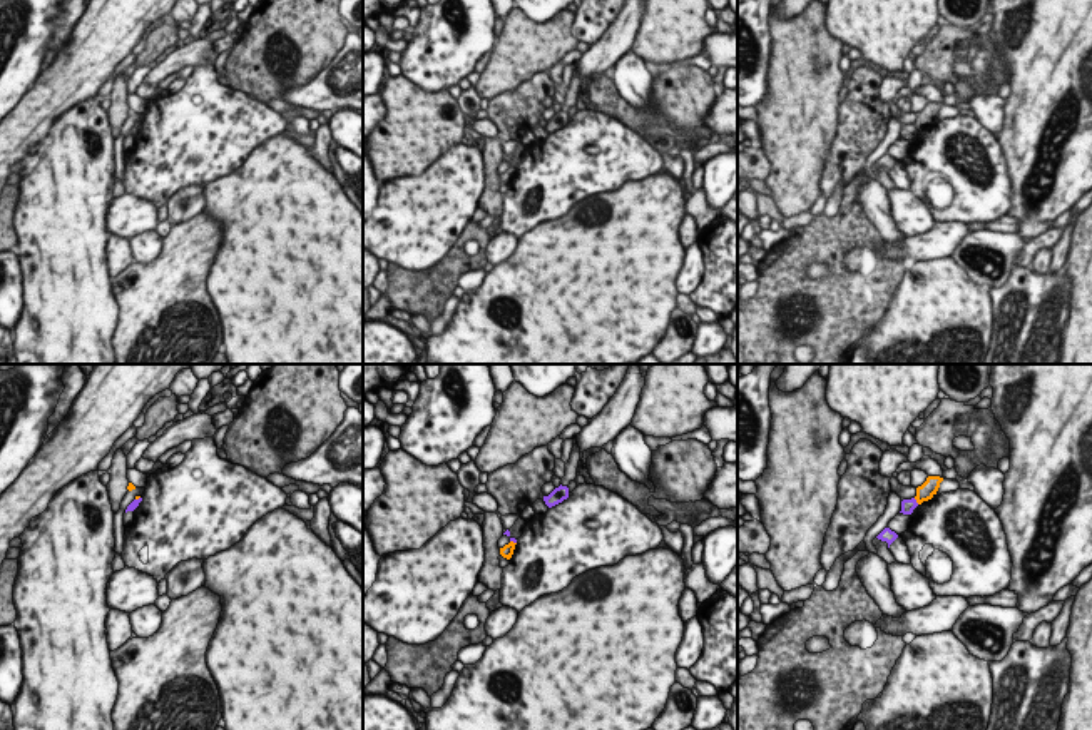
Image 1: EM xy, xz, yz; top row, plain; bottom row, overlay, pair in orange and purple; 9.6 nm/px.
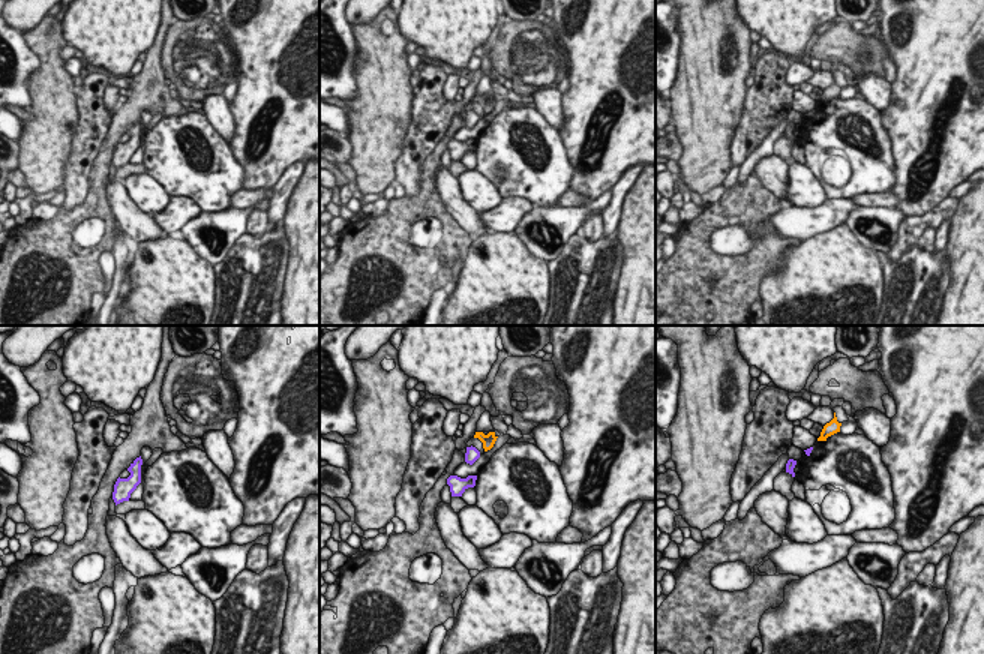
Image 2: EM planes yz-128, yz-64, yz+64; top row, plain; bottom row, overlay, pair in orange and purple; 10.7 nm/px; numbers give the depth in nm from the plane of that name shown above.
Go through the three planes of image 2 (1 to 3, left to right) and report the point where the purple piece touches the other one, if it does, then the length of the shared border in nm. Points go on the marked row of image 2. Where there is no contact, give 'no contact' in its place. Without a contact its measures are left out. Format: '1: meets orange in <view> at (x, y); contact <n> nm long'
1: no contact
2: no contact
3: no contact

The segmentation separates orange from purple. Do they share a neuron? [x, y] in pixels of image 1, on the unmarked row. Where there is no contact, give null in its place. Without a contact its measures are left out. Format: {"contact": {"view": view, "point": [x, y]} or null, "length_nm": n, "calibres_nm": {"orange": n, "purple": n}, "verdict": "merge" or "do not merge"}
{"contact": {"view": "yz", "point": [917, 127]}, "length_nm": 80, "calibres_nm": {"orange": 160, "purple": 130}, "verdict": "do not merge"}

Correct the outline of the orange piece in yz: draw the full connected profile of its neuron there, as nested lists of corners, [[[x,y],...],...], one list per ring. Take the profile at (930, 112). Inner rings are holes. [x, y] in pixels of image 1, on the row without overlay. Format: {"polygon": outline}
{"polygon": [[[928,102],[926,107],[916,114],[916,129],[921,130],[923,127],[931,125],[936,120],[941,107],[943,104],[940,102]]]}

